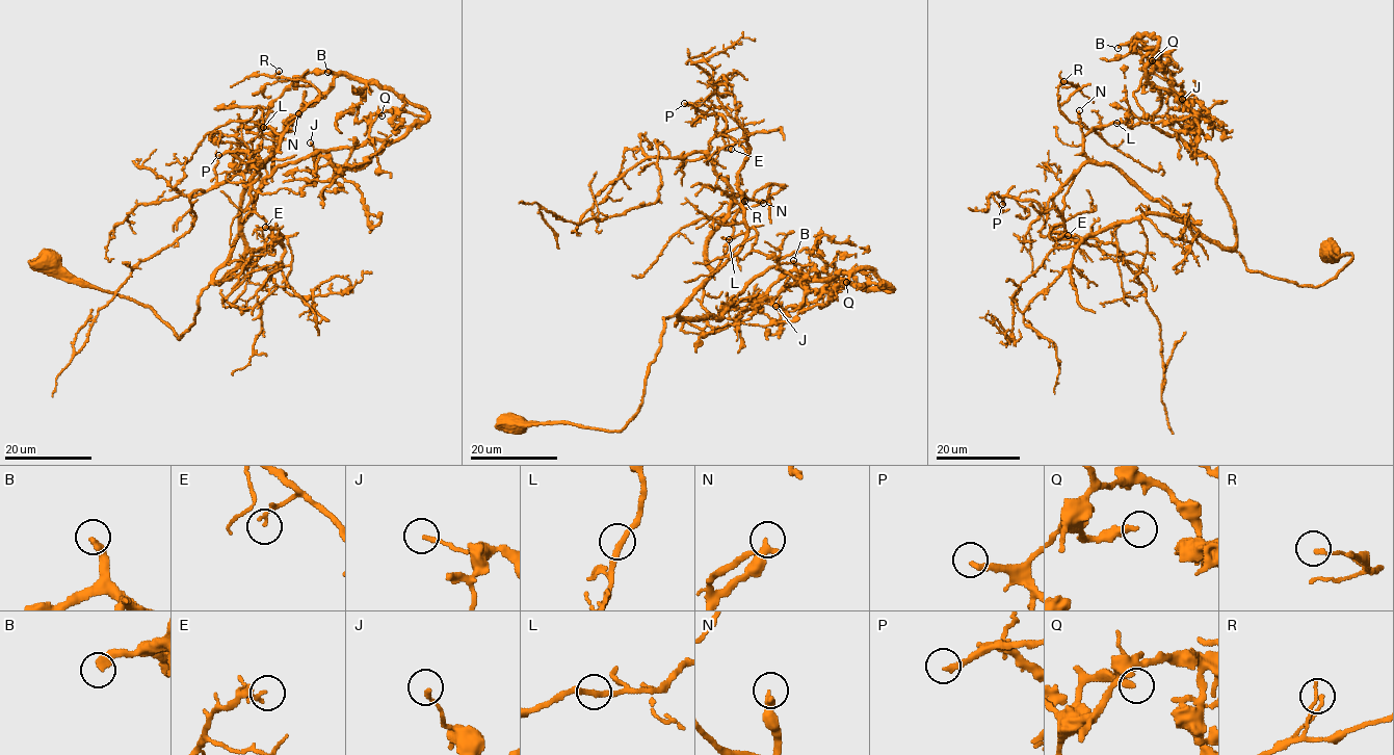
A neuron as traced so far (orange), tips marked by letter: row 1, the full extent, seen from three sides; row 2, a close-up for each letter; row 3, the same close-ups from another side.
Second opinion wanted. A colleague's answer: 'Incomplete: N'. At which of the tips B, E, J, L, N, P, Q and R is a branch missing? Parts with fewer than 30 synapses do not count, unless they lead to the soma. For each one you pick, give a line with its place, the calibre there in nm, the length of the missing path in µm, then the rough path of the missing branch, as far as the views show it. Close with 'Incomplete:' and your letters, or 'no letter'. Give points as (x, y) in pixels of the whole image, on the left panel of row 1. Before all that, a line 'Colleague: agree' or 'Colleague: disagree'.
Colleague: disagree
N: at (298, 113); 360 nm thick; about 45 µm are missing; missing branch runs (298, 113), (318, 94), (346, 77), (391, 76), (414, 82), (434, 96), (446, 90)
P: at (218, 155); 200 nm thick; about 45 µm are missing; missing branch runs (218, 155), (195, 159), (180, 175), (164, 204), (164, 187), (160, 184), (133, 196), (133, 217)
Incomplete: N, P

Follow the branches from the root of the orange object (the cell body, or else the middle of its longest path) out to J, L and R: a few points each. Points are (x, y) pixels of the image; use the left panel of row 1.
J: (52, 259), (147, 305), (179, 339), (275, 168), (368, 141), (384, 147), (354, 170), (310, 142)
L: (52, 259), (91, 285), (147, 305), (179, 339), (266, 178), (264, 163), (236, 137), (238, 126), (263, 127)
R: (52, 259), (147, 305), (179, 339), (199, 296), (244, 253), (244, 188), (288, 120), (319, 96), (279, 71)

